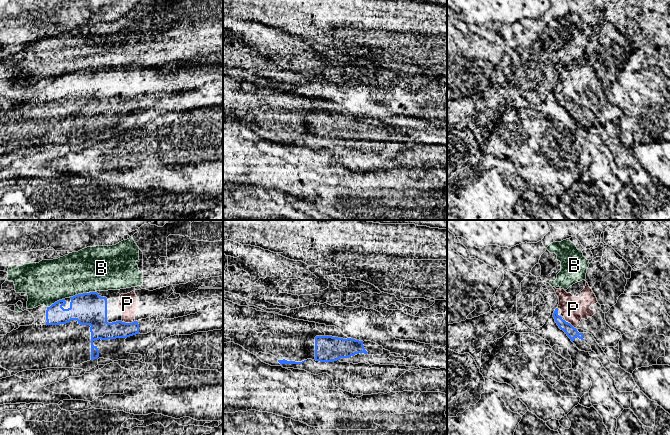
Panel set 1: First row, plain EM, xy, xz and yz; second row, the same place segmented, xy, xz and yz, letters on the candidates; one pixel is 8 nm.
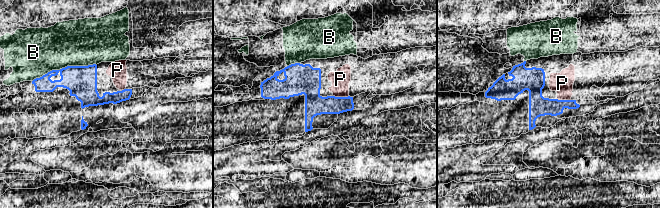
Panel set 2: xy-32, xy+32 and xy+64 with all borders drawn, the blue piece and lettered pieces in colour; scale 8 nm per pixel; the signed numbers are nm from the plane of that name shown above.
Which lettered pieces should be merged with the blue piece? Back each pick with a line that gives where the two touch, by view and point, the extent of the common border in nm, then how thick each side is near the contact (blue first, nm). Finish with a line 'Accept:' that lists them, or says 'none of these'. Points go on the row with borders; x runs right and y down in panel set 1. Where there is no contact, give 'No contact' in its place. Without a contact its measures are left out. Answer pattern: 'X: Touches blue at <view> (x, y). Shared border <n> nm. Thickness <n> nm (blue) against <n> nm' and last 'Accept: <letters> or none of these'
P: Touches blue at xy (128, 323). Shared border 110 nm. Thickness 160 nm (blue) against 150 nm
Accept: P

